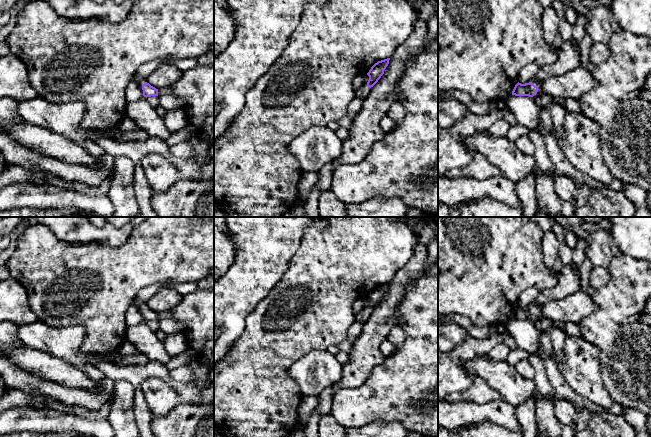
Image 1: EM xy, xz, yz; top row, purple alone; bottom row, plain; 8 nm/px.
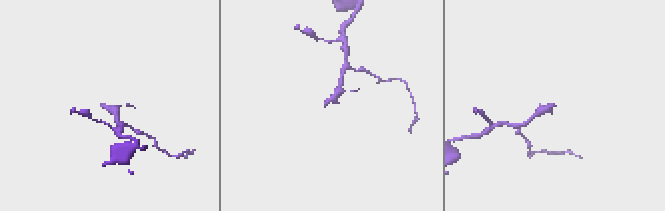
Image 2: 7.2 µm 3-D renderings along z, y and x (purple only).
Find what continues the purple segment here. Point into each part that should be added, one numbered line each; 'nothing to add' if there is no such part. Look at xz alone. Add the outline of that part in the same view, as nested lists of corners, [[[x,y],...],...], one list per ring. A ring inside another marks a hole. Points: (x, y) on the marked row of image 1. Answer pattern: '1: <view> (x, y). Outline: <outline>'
1: xz (363, 92). Outline: [[[364,86],[360,89],[358,89],[356,92],[355,92],[355,95],[360,97],[361,99],[365,100],[366,97],[368,96],[369,94],[369,87],[368,86]]]

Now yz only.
1: yz (569, 54). Outline: [[[571,39],[563,42],[558,49],[557,60],[550,64],[540,67],[540,70],[534,75],[531,83],[535,86],[549,78],[564,75],[581,64],[581,50],[580,46],[576,45]]]

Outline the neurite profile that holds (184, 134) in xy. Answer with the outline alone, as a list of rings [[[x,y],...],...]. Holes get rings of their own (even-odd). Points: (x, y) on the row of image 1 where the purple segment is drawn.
[[[188,124],[186,127],[176,132],[172,132],[170,137],[165,142],[168,146],[174,146],[181,142],[188,141],[193,136],[196,136],[196,134],[197,130],[192,125]]]

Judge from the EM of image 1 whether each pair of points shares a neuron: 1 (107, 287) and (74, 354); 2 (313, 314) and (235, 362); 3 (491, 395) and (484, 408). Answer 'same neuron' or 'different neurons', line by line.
1: different neurons
2: same neuron
3: different neurons

